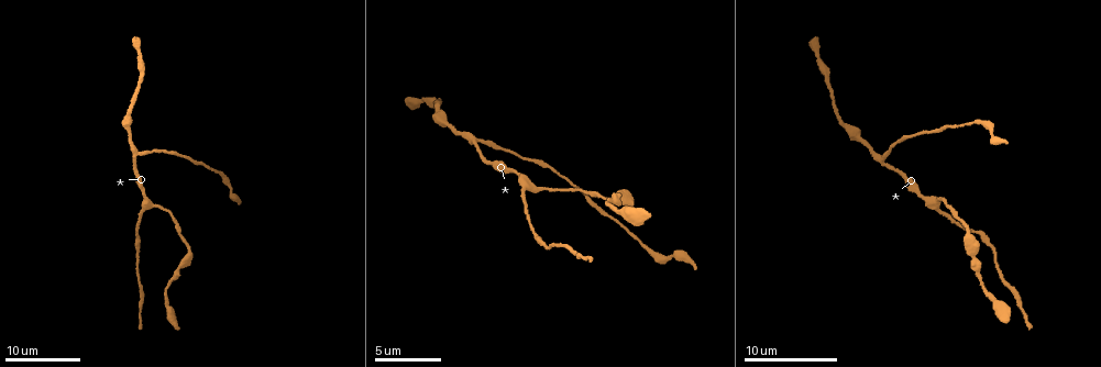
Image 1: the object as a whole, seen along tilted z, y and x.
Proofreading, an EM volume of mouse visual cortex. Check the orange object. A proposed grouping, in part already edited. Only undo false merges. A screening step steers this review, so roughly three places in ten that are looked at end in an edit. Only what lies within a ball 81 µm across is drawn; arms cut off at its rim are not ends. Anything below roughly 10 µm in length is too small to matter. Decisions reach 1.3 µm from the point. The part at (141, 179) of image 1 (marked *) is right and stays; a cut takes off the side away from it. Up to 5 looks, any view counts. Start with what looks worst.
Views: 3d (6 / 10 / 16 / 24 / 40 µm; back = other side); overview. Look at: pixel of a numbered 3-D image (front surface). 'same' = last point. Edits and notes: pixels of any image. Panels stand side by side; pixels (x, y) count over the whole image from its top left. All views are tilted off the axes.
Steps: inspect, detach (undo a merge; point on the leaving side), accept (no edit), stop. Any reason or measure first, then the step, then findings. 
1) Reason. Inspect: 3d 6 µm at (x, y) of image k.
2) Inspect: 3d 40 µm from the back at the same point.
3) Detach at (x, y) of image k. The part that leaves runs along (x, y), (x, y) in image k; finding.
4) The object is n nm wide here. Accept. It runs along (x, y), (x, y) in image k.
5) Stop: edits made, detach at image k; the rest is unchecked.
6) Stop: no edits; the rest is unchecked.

Three arms meet. Inspect: 3d 6 µm at (883, 159) of image 1.

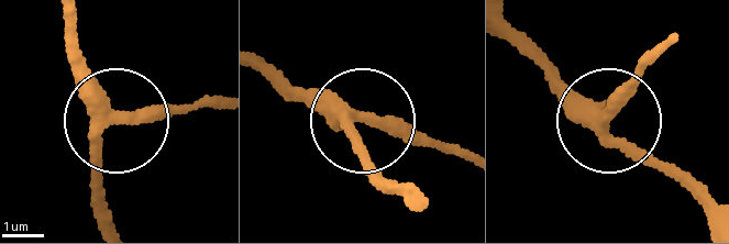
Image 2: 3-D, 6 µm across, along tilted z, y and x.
3 arms meet here. Accept. It runs along (109, 218), (94, 153), (112, 120), (73, 45) in image 2; continuous, no second neuron.

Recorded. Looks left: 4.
Inspect: 3d 10 µm at (939, 205) of image 1.

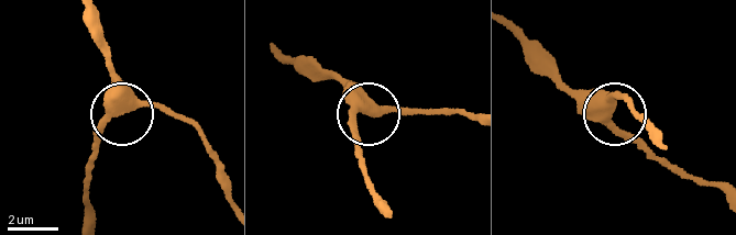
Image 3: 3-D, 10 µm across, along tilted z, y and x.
Accept. One neuron here.

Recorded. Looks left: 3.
Thick turns thin. Inspect: 3d 16 µm at (187, 247) of image 1.

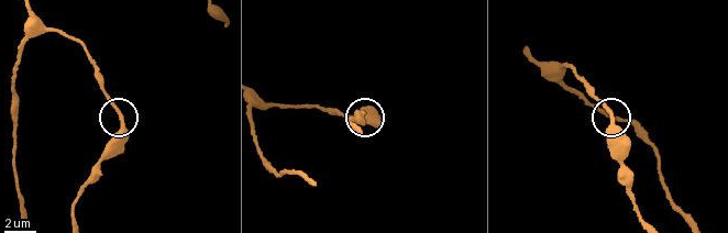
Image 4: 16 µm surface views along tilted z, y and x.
The object is 330 nm wide here. Accept. It runs along (529, 55), (556, 67), (569, 64), (611, 115), (615, 154) in image 4; continuous, no second neuron.

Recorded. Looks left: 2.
Stop: no edits; the rest is unchecked.

